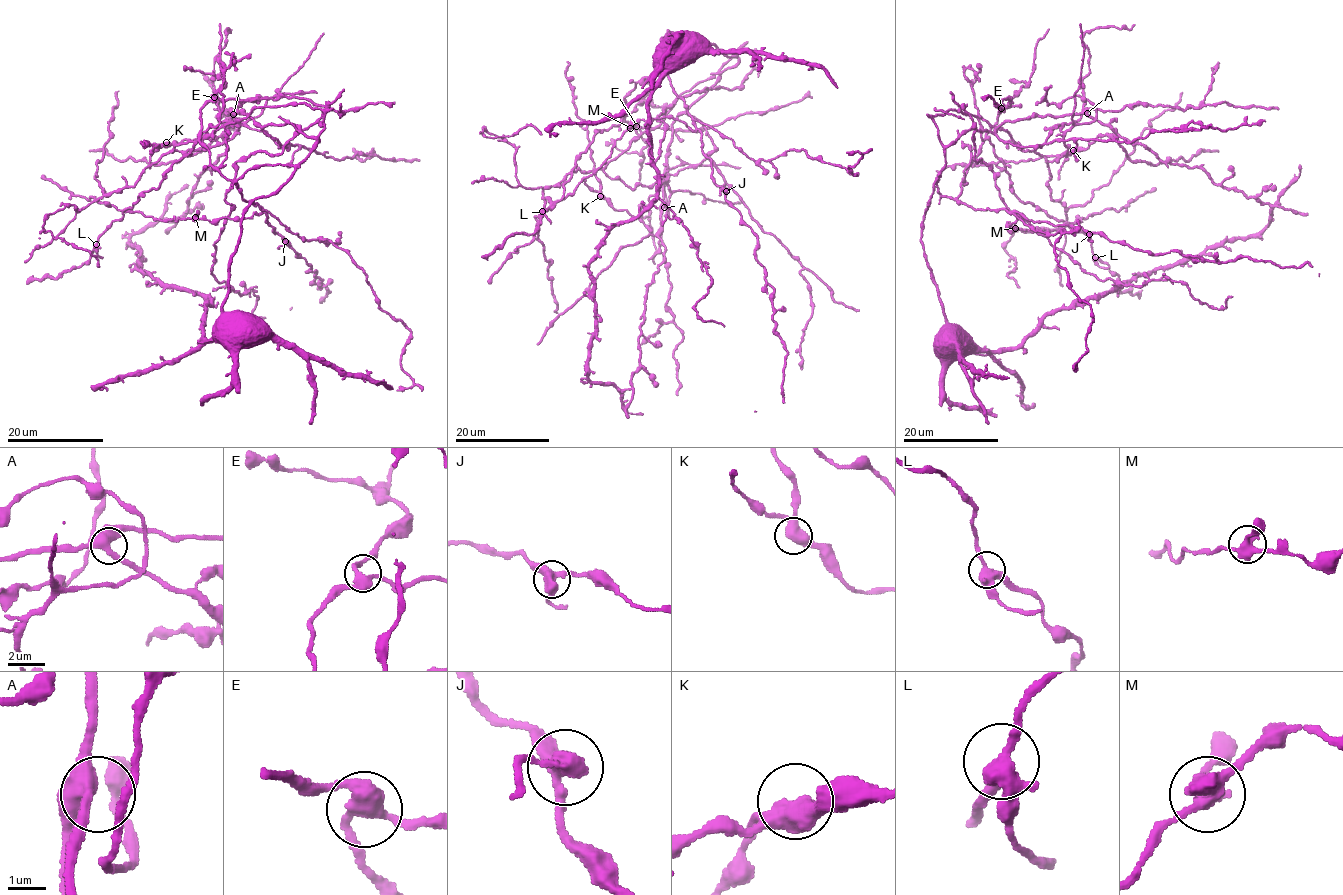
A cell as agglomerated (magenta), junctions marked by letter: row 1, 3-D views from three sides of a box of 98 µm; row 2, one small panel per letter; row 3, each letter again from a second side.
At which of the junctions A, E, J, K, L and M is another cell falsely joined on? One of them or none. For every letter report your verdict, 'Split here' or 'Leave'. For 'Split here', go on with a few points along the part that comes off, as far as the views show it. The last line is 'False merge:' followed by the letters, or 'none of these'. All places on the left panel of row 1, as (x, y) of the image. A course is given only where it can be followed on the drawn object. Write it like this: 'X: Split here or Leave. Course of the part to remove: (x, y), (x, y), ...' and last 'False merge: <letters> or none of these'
A: Leave
E: Leave
J: Leave
K: Leave
L: Leave
M: Leave
False merge: none of these

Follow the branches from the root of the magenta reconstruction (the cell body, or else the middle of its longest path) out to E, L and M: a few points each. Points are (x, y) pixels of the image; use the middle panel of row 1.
E: (690, 54), (668, 50), (663, 53), (663, 69), (656, 75), (637, 82), (624, 99), (624, 119), (636, 126)
L: (690, 54), (668, 50), (661, 61), (696, 129), (666, 116), (636, 121), (591, 175), (542, 211)
M: (690, 54), (668, 50), (661, 55), (661, 61), (696, 129), (666, 116), (638, 119), (629, 128)

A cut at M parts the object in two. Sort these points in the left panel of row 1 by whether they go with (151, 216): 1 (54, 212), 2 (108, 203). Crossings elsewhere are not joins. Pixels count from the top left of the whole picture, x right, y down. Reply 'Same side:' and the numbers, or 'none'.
Same side: 2

